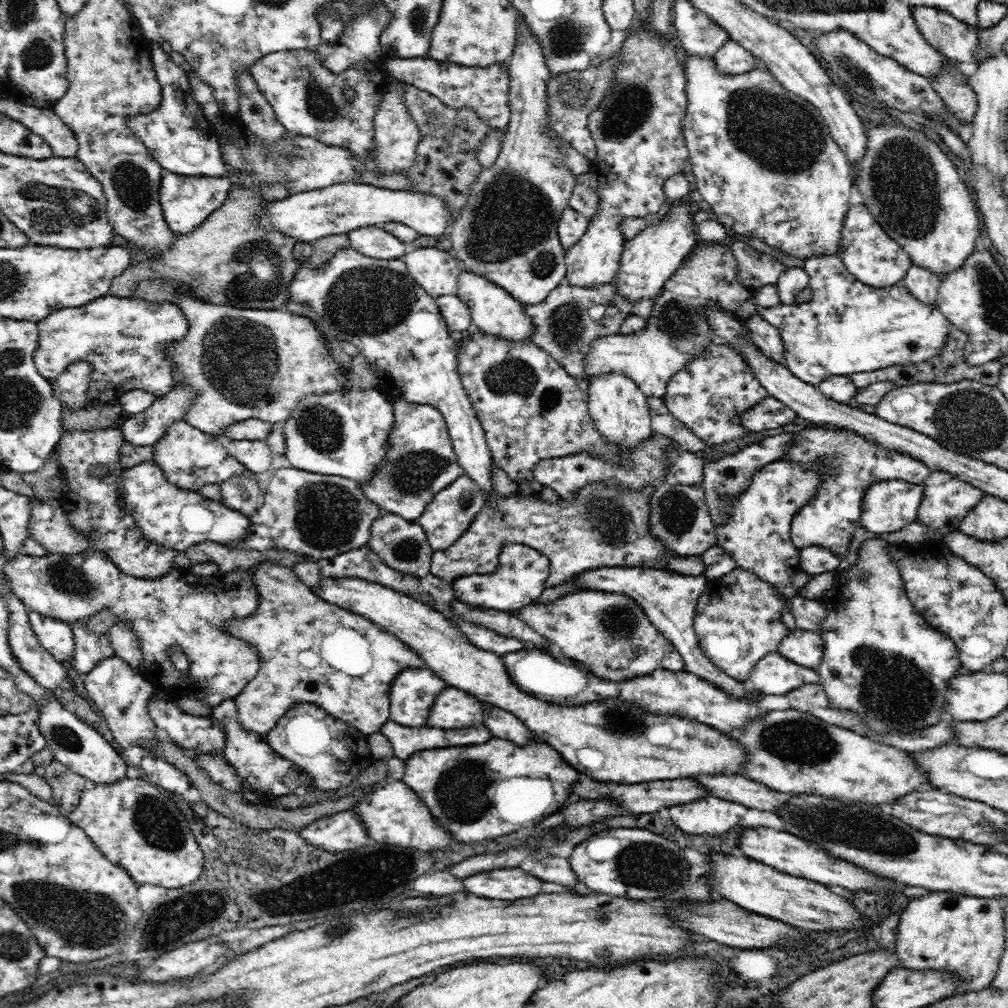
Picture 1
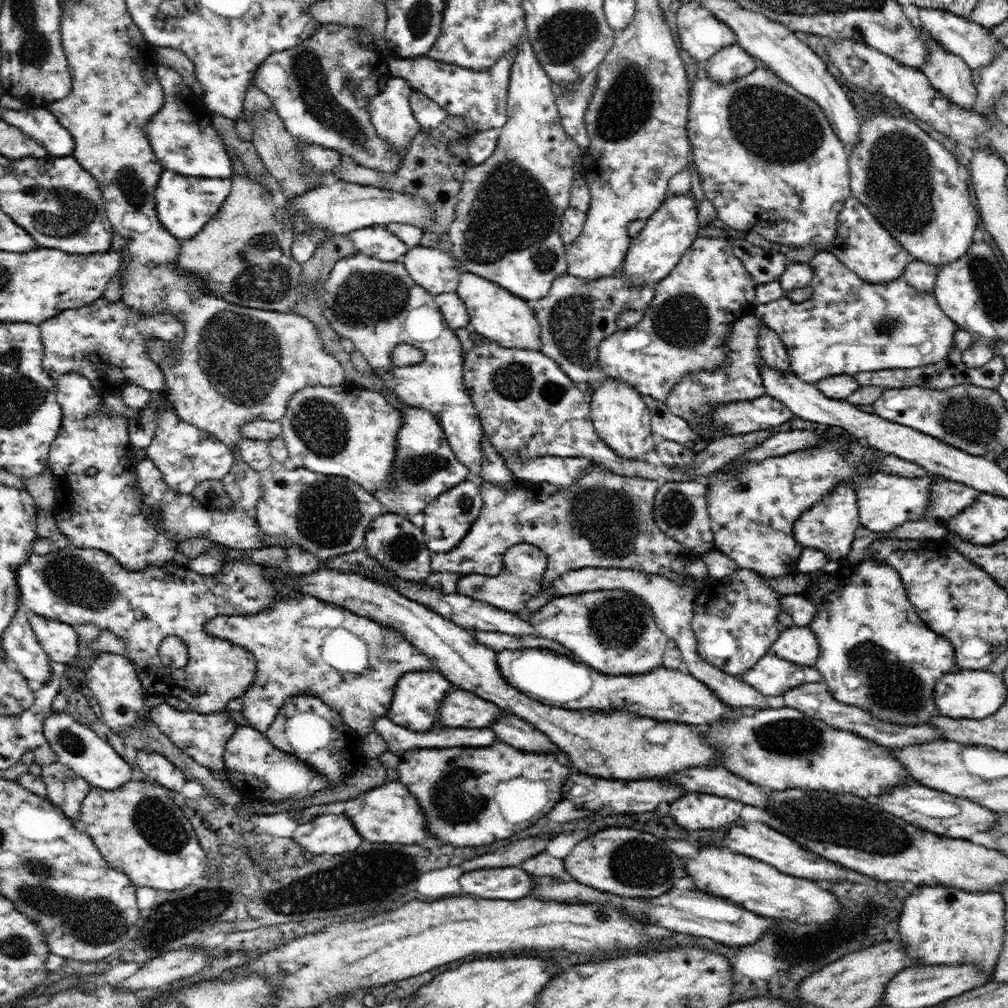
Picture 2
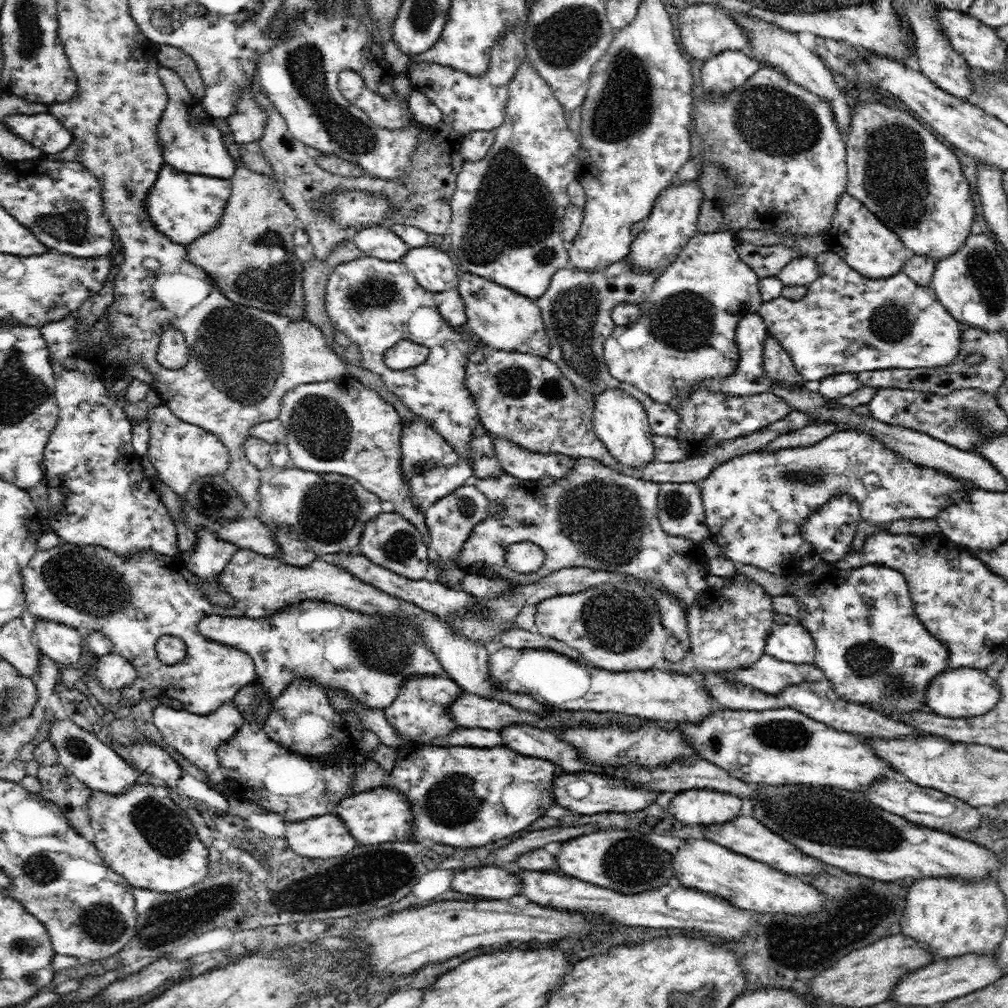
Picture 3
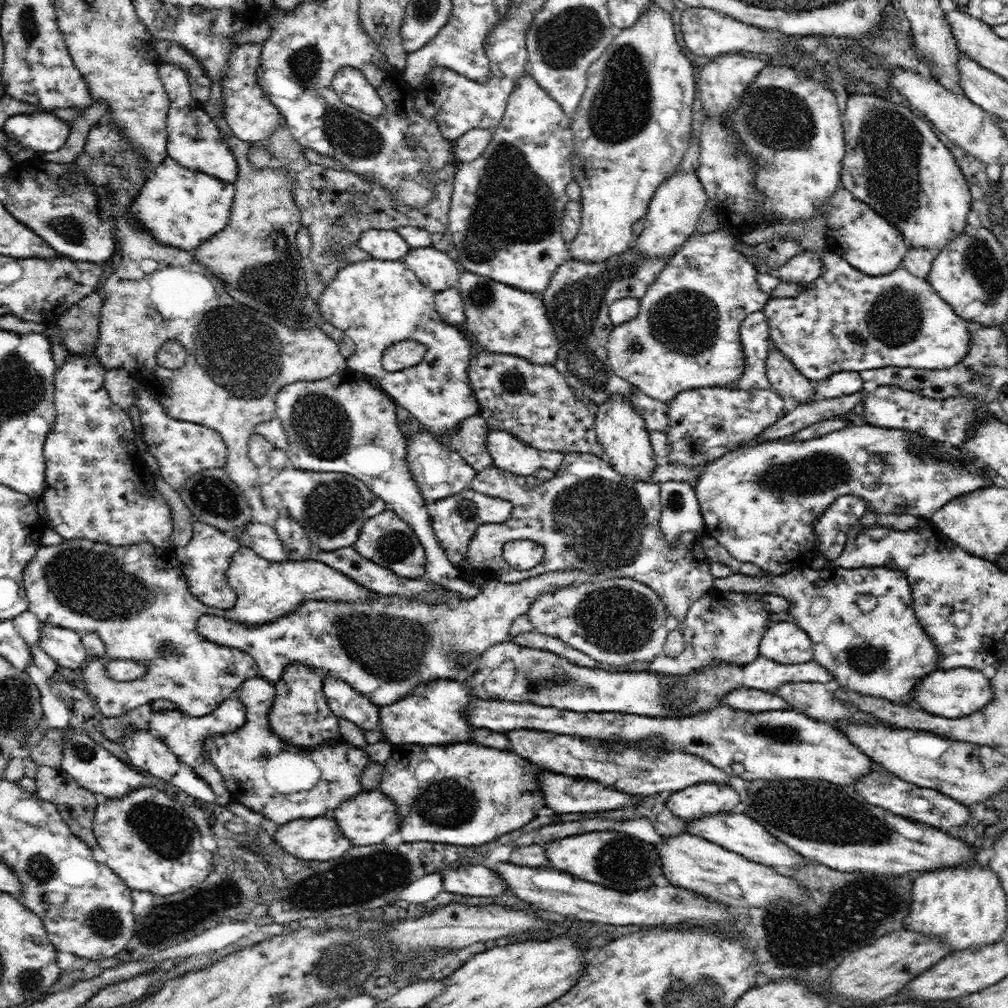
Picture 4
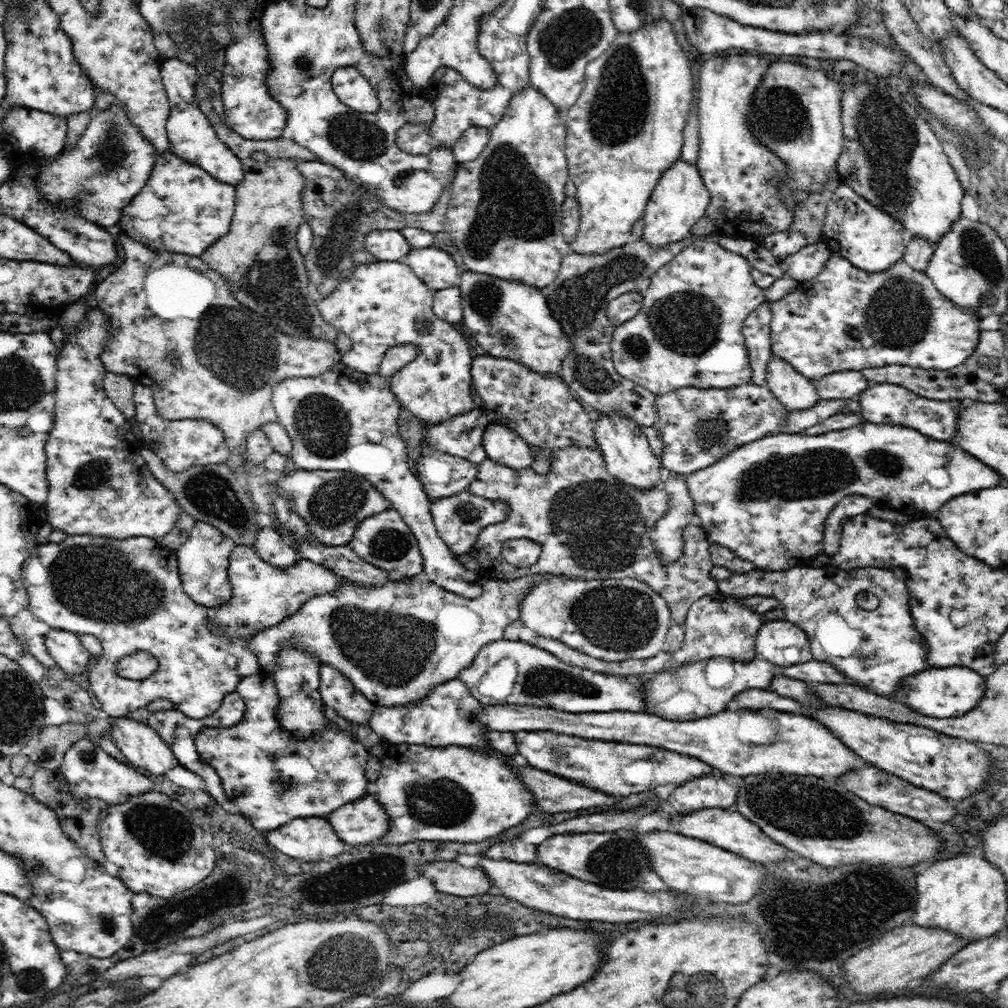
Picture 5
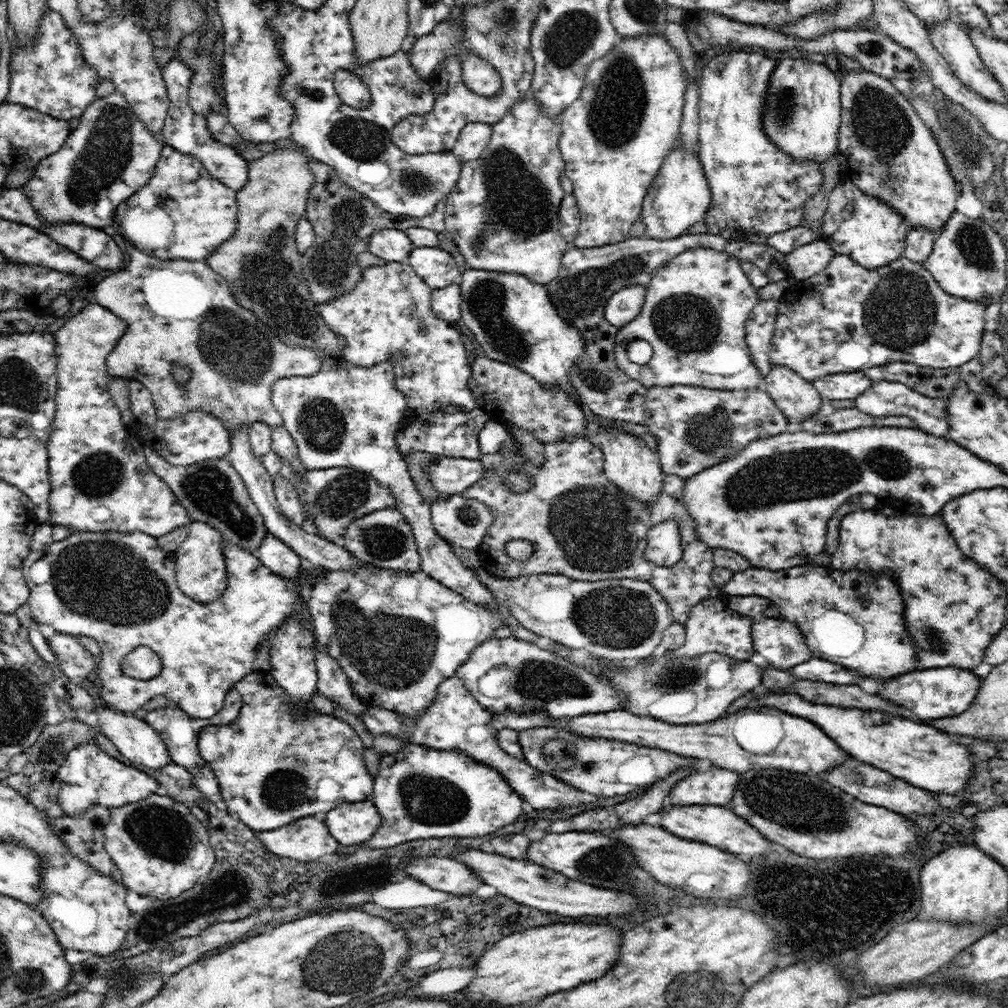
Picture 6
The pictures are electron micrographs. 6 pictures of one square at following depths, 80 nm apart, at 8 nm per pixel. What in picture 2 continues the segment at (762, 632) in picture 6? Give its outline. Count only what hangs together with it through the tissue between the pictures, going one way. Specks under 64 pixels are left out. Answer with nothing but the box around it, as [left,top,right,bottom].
[770,624,820,666]

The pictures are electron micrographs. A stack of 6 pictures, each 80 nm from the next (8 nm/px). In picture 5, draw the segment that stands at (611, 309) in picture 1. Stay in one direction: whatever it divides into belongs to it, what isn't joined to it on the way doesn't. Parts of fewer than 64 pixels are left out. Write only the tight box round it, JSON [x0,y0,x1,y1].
[542,239,689,427]

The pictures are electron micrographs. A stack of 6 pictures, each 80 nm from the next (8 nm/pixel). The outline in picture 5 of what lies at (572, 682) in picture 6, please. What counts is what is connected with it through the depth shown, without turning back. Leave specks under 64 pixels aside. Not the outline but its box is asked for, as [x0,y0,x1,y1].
[459,639,644,713]

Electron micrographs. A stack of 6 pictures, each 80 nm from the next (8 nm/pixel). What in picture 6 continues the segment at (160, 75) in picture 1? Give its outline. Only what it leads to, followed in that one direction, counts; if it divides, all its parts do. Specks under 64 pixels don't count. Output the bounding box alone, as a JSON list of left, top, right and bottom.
[162,58,248,192]

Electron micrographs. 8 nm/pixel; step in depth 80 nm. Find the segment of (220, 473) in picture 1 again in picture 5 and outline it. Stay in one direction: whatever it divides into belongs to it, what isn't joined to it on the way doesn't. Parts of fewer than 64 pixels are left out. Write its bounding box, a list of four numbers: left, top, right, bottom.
[133,383,229,473]

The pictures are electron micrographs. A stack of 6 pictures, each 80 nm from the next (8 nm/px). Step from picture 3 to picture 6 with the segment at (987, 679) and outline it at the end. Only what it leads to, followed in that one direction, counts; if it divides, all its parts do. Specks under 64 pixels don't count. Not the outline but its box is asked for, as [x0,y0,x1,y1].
[876,668,981,720]

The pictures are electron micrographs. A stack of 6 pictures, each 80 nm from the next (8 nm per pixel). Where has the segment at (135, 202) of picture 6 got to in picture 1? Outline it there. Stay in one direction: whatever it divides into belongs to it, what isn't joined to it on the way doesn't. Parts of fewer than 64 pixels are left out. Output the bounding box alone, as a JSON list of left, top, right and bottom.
[159,170,231,235]

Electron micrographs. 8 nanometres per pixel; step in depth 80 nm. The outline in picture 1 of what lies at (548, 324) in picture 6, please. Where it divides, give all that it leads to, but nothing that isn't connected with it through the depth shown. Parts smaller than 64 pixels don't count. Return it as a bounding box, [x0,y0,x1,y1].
[457,271,534,341]

